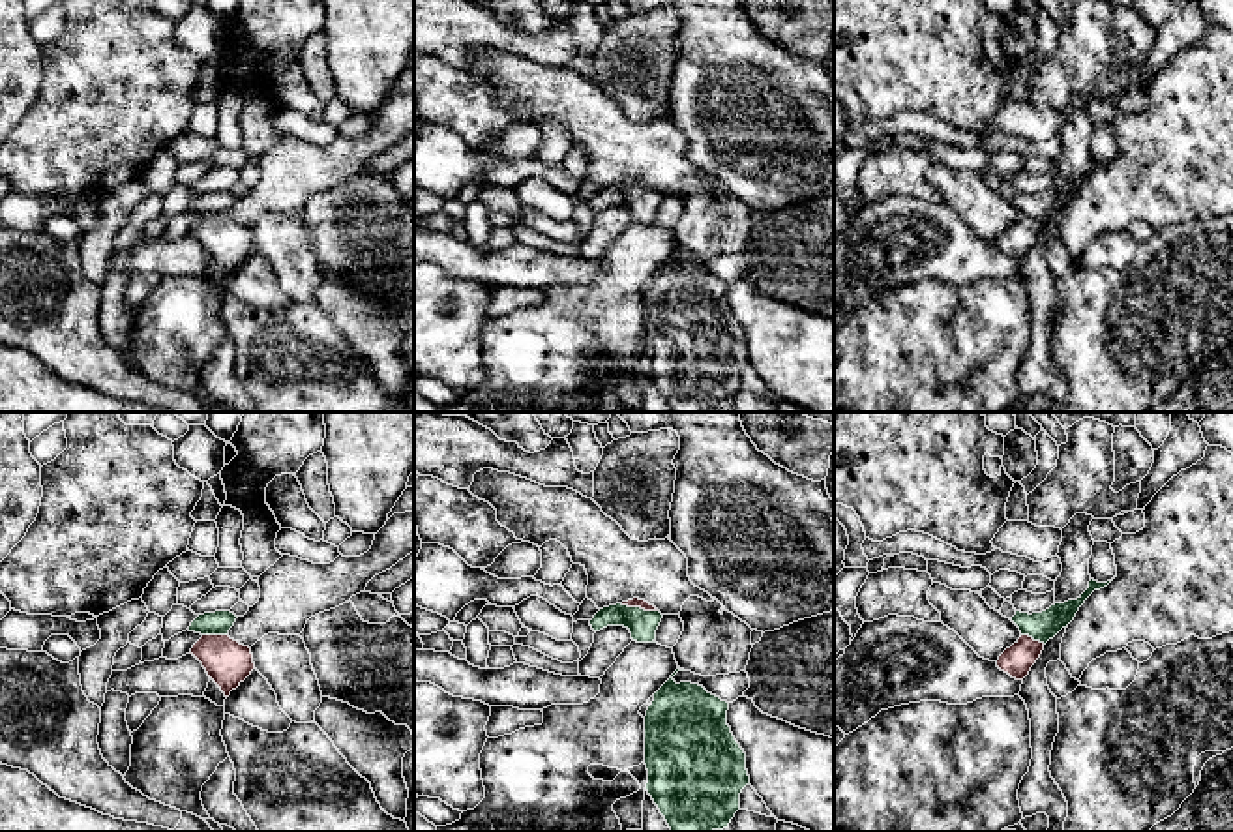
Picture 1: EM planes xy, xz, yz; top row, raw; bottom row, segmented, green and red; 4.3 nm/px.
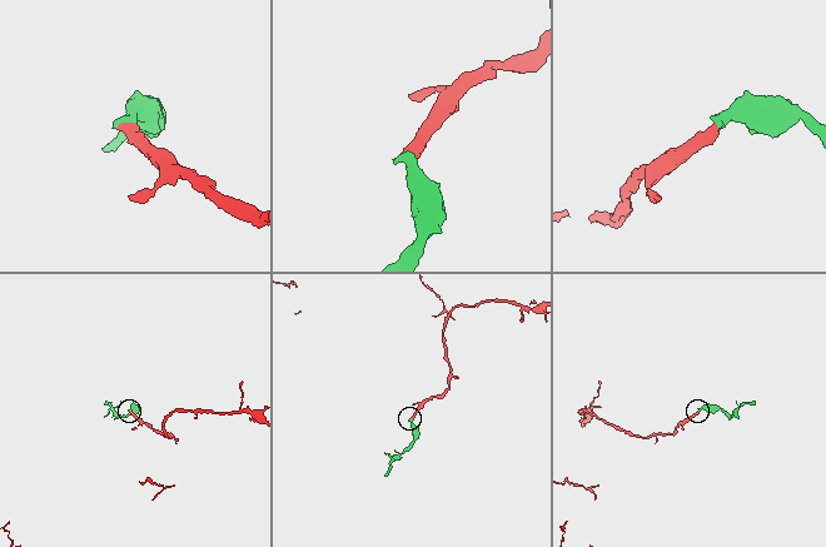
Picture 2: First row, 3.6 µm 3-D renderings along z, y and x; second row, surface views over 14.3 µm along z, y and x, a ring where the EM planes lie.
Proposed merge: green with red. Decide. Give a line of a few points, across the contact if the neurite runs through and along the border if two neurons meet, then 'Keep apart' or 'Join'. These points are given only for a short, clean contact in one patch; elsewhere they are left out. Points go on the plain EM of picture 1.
Line: xz (641, 205), (639, 188), (636, 182). Join

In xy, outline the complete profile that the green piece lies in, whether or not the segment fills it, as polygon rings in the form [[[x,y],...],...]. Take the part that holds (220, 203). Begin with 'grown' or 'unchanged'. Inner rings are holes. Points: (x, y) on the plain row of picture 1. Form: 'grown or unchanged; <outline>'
grown; [[[215,191],[199,195],[189,206],[189,212],[202,215],[189,234],[202,244],[225,277],[255,249],[251,229],[227,215],[236,199],[230,191]]]

